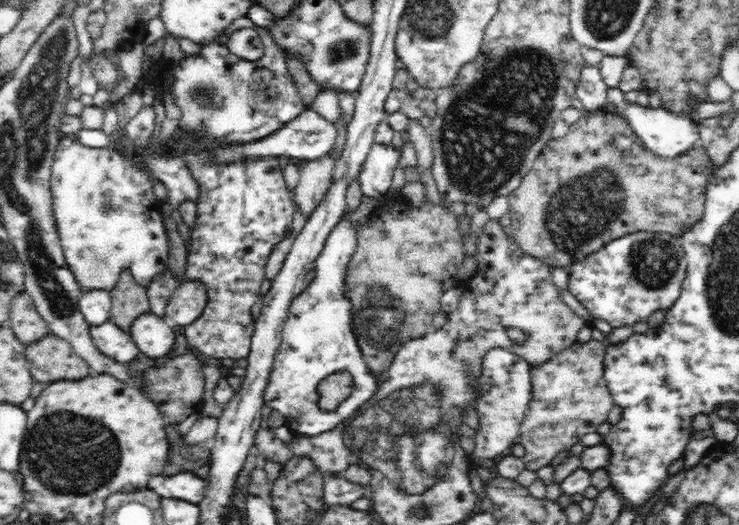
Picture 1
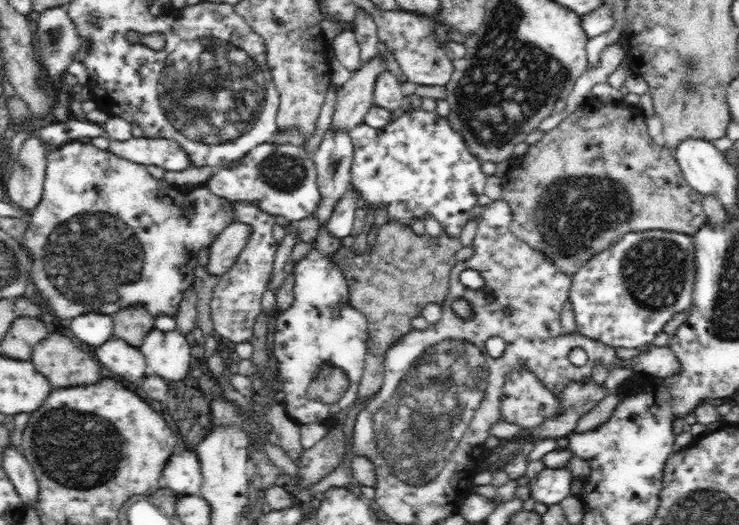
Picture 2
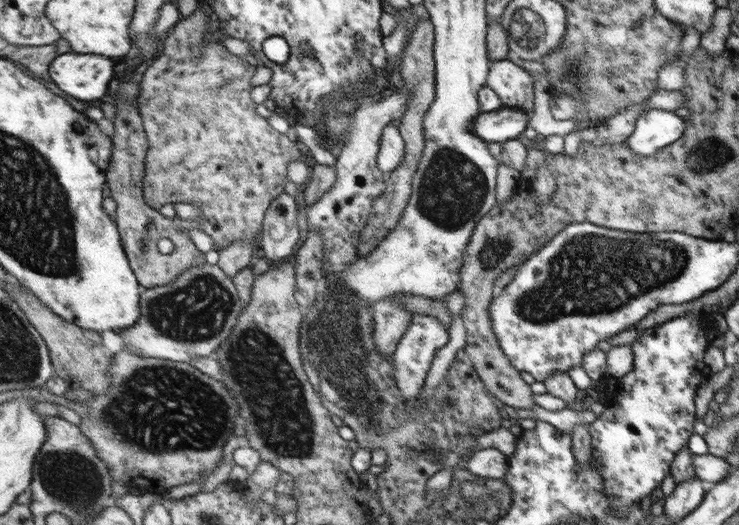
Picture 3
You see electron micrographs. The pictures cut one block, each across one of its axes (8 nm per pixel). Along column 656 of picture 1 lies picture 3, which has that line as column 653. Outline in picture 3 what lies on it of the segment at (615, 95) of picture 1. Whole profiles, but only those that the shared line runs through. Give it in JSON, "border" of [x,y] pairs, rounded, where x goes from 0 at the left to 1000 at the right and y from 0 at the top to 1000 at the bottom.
{"border":[[[878,208],[871,211],[859,236],[859,248],[847,267],[853,286],[863,297],[882,297],[893,284],[899,284],[905,274],[915,270],[924,259],[928,248],[928,232],[915,219],[912,211],[897,208]]]}

